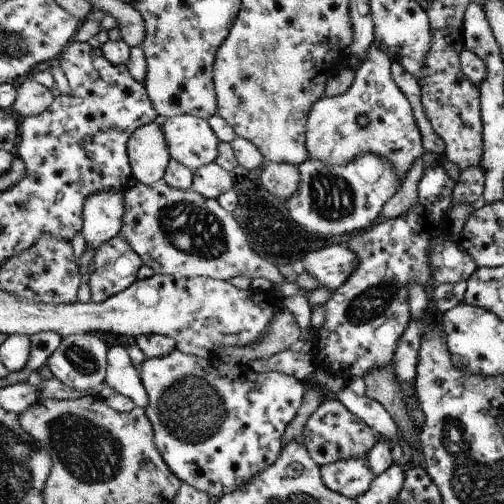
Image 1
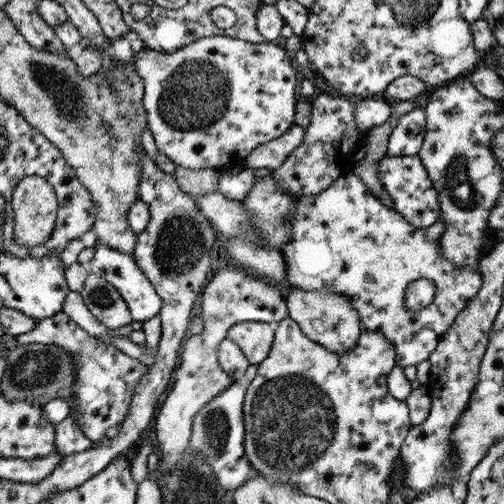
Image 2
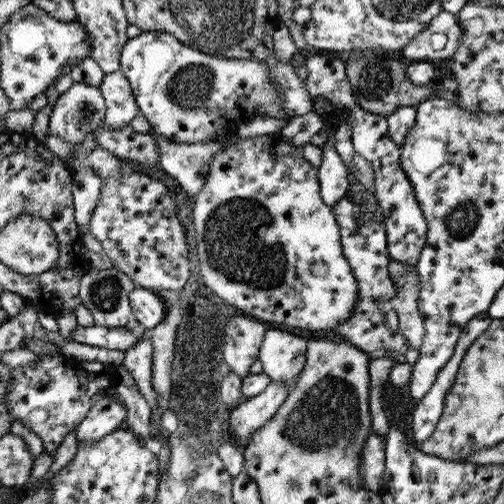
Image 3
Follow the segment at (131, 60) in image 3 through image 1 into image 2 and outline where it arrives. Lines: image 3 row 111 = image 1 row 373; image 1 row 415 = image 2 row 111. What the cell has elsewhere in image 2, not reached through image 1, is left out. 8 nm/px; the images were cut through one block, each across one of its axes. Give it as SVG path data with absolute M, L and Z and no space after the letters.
M209 36L175 52L157 52L145 46L135 52L133 64L145 86L143 108L147 112L147 128L153 134L157 152L183 168L219 170L239 166L251 150L283 136L295 124L297 74L285 56L285 48Z

